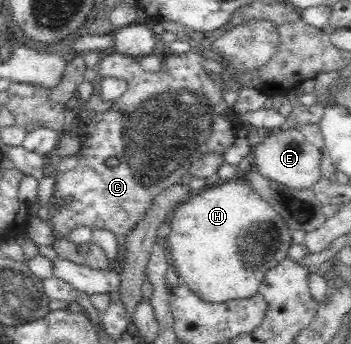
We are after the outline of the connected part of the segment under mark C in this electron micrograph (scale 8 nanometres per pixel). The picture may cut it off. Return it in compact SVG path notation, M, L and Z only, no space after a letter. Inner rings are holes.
M253 19L218 35L210 43L210 48L229 64L222 66L223 71L220 73L223 87L209 79L208 72L204 70L203 54L192 49L184 53L169 55L161 62L161 69L156 73L144 71L135 57L113 50L102 54L98 64L93 67L96 73L92 82L94 92L80 117L78 131L82 143L79 152L80 160L75 168L54 177L52 210L48 219L52 233L58 238L65 237L79 226L86 226L92 231L97 229L114 231L118 241L118 263L124 263L126 235L134 225L138 224L138 221L142 220L154 198L163 189L177 184L180 177L188 173L190 165L206 153L225 156L226 151L233 145L243 123L239 121L238 113L232 107L227 106L223 96L226 92L239 92L244 88L240 82L240 75L262 68L277 54L279 43L280 32L275 23L253 21ZM107 77L116 77L128 82L127 91L113 103L103 103L100 97L101 81ZM109 158L116 158L118 164L107 165Z

